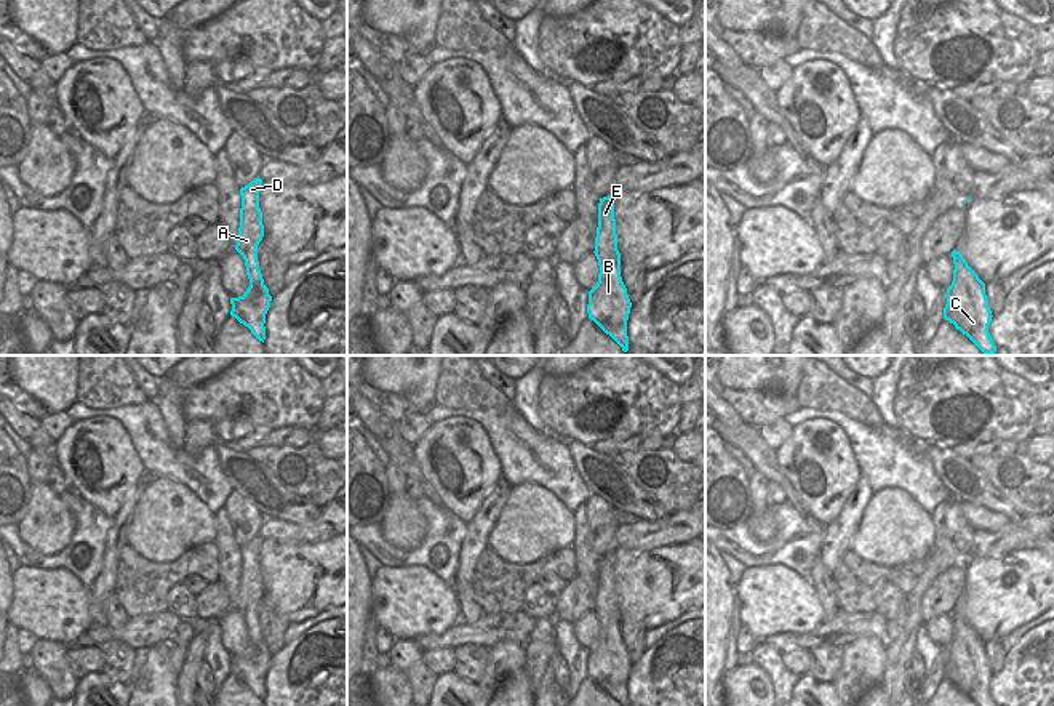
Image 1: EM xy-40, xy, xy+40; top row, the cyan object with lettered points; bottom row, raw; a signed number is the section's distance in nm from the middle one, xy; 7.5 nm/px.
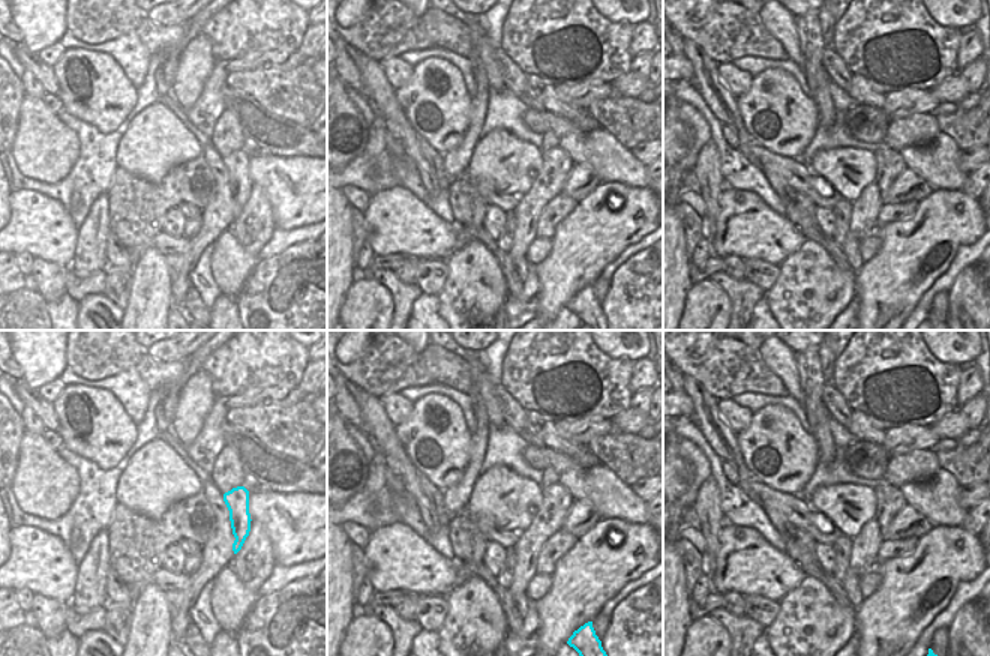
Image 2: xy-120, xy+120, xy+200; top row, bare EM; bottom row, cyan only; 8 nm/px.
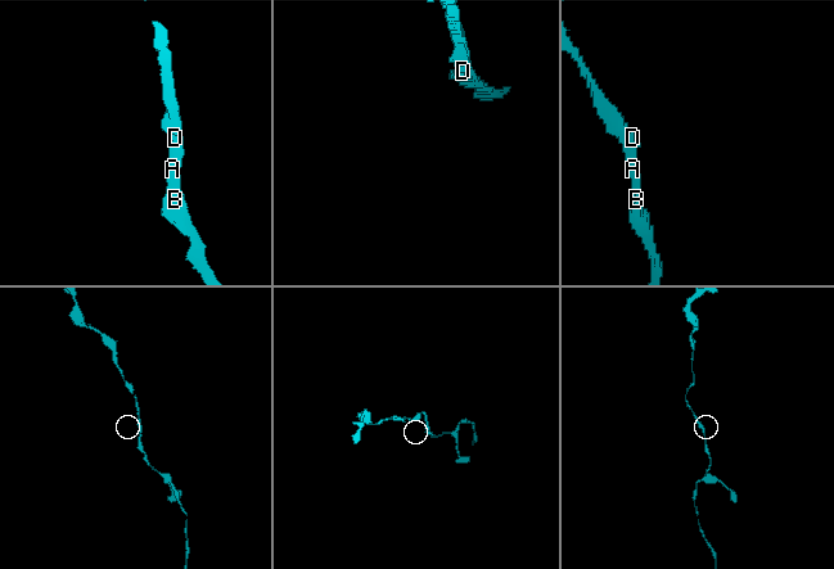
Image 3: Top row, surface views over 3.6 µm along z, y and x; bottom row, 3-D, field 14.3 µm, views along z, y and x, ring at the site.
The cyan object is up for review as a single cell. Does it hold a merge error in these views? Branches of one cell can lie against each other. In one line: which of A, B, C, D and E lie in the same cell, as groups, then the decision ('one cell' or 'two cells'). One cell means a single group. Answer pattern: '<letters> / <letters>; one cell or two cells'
A B C D E; one cell

